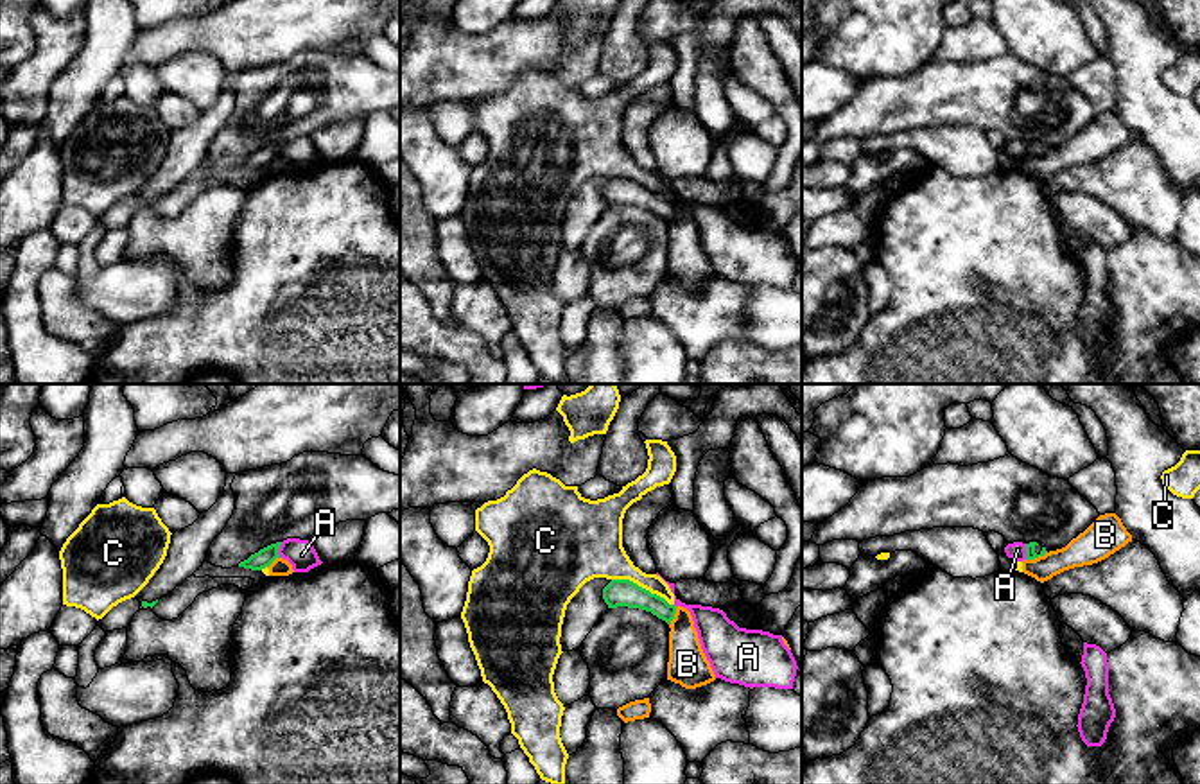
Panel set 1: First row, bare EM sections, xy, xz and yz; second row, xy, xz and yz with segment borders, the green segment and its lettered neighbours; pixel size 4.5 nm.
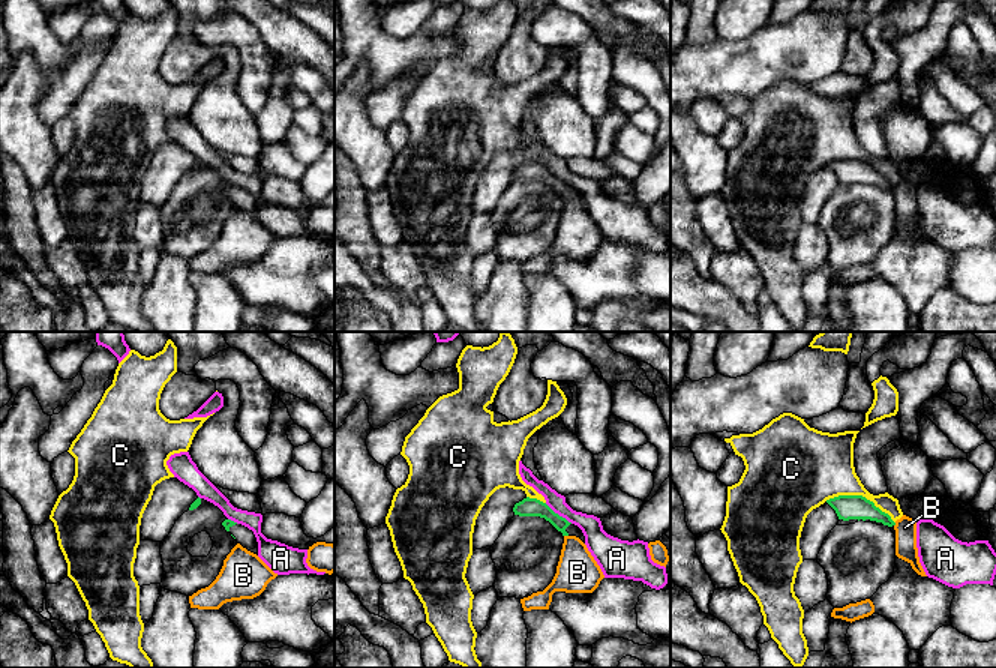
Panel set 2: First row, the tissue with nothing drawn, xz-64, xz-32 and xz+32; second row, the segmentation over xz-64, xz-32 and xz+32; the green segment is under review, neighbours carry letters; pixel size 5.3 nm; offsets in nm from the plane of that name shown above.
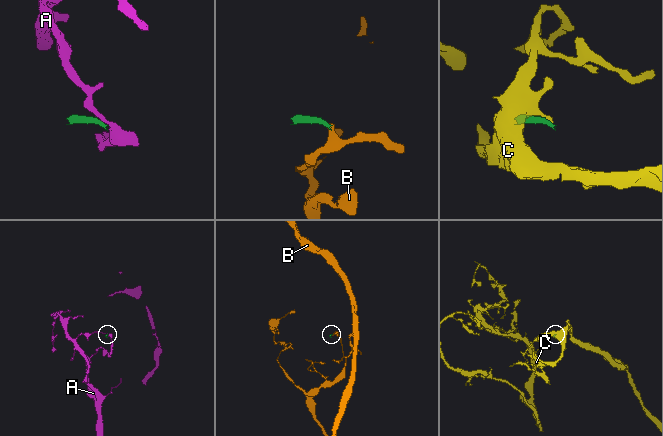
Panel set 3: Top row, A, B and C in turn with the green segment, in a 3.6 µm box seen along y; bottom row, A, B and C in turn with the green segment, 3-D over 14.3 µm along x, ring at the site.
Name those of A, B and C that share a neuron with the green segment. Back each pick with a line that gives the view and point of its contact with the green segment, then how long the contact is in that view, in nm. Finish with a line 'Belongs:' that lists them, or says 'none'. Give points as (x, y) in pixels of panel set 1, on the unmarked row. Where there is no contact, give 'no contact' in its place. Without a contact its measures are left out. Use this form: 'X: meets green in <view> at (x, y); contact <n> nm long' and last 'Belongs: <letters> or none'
Belongs: none

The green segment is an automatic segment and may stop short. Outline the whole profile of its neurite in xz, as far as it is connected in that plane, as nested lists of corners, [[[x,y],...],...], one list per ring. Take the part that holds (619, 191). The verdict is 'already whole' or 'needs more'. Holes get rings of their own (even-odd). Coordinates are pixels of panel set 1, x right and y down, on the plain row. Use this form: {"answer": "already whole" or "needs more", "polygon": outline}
{"answer": "already whole", "polygon": [[[612,178],[603,187],[603,197],[608,206],[628,205],[646,208],[667,222],[671,222],[676,212],[674,203],[669,203],[664,196],[651,192],[630,178]]]}

